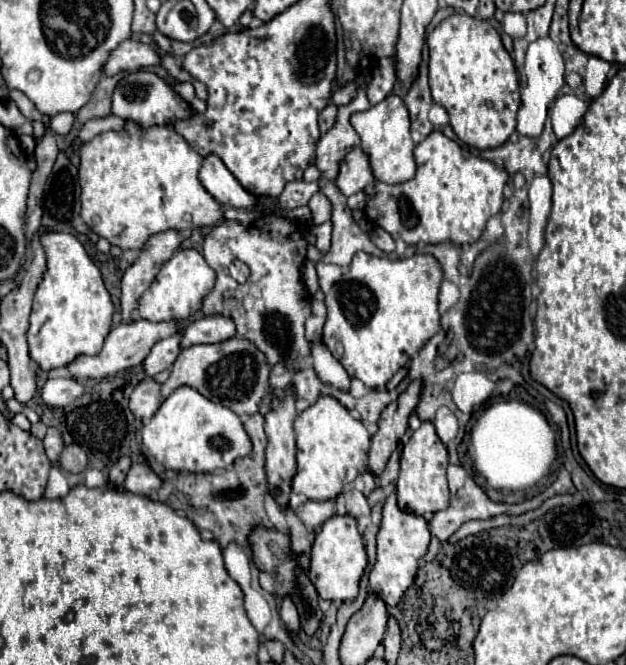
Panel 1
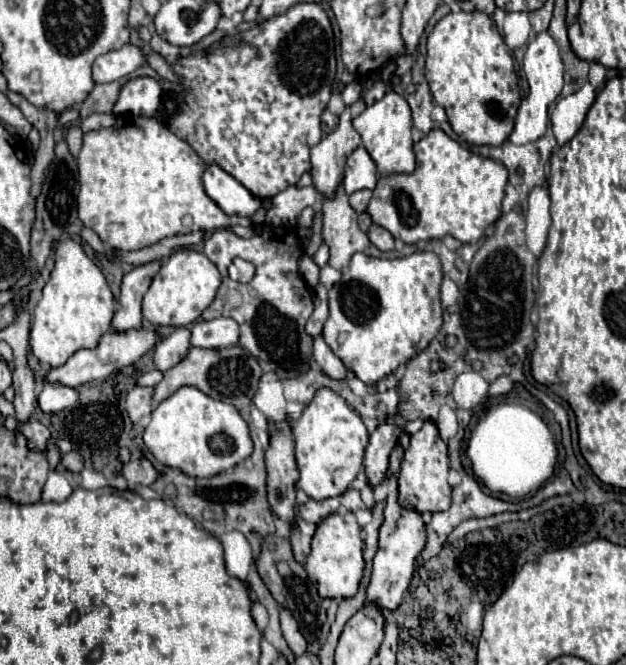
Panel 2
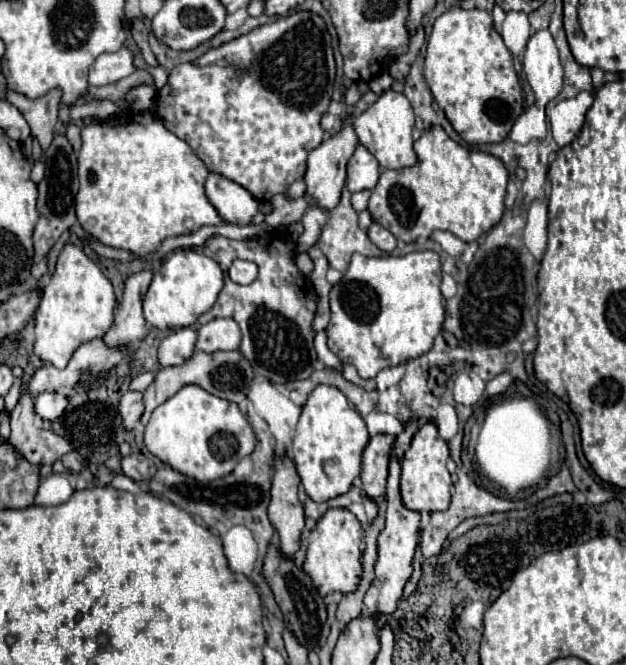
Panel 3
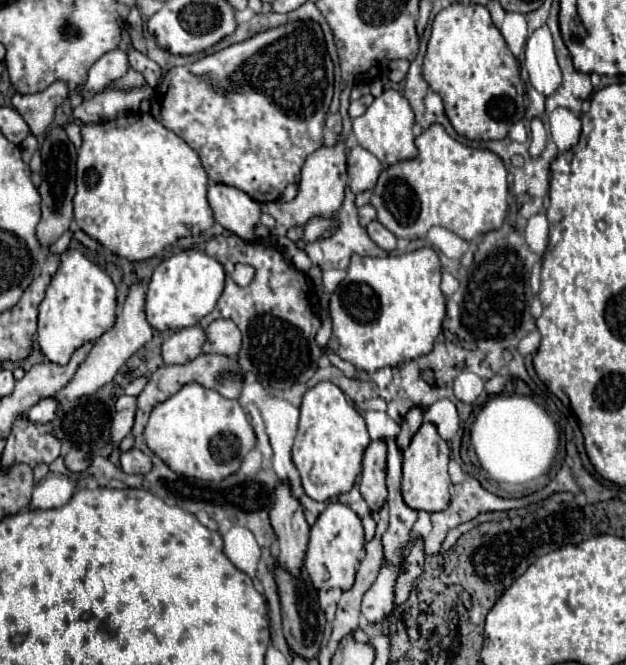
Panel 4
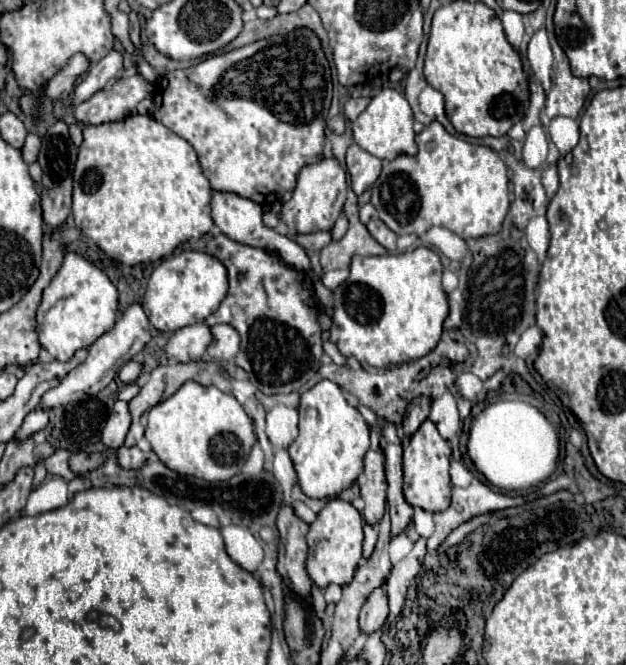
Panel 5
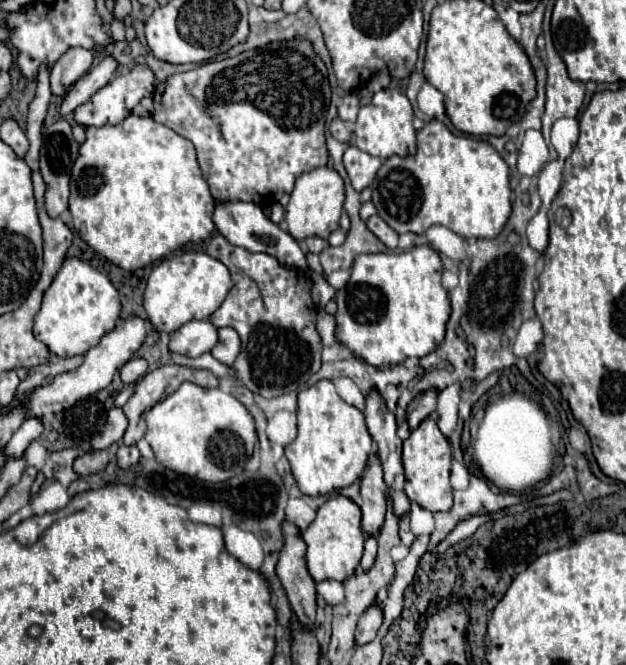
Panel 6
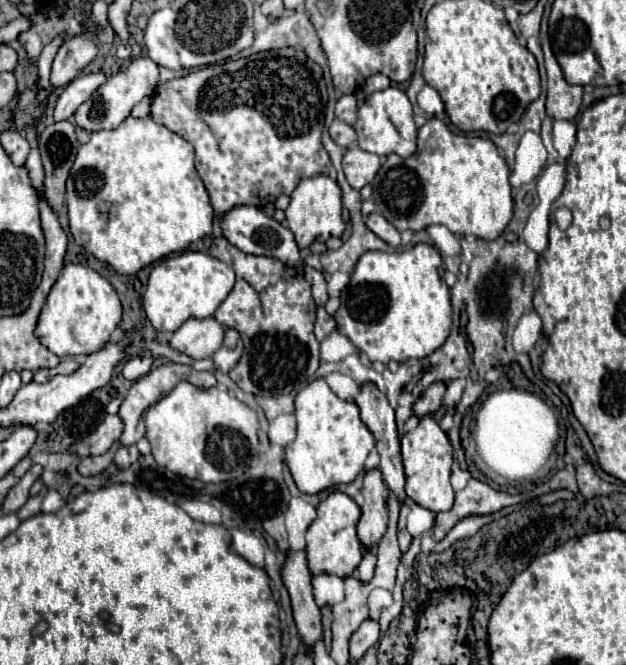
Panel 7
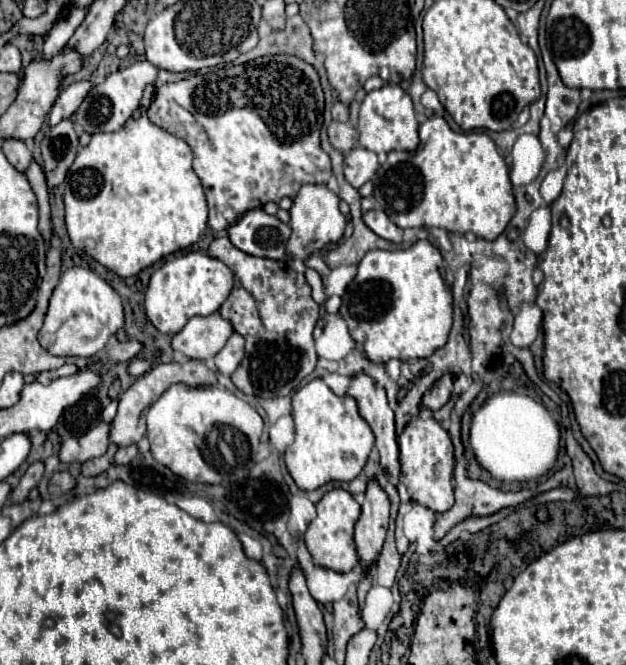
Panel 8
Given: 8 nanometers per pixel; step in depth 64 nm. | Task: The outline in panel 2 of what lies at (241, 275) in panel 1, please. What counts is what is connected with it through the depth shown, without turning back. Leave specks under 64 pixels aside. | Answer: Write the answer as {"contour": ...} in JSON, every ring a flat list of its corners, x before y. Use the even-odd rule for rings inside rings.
{"contour":[[234,258,234,262,230,264,228,268,230,272,230,278,236,280,236,282,250,282,254,278,254,264,252,262,246,262,242,258]]}

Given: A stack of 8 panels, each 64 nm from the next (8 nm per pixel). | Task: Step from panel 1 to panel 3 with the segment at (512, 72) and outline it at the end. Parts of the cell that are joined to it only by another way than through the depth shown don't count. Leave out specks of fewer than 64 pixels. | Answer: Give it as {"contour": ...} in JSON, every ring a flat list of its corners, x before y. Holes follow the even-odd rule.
{"contour":[[450,8,436,18,428,38,424,78,440,110,468,144,502,142,524,110,514,58,486,10]]}

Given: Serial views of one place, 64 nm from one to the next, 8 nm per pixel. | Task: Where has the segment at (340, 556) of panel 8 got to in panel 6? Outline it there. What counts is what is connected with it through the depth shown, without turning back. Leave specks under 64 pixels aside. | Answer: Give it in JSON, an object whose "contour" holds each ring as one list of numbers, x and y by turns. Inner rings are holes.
{"contour":[[338,494,328,498,320,508,316,520,304,530,302,540,306,542,306,560,308,572,316,582,322,580,338,580,344,582,348,576,354,574,356,566,362,558,364,548,364,532,360,526,360,508,346,496]]}

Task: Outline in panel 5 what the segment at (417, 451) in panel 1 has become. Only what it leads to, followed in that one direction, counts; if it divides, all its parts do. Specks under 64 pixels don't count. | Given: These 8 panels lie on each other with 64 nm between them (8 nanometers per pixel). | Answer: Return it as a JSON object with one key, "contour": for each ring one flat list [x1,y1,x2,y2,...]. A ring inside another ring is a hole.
{"contour":[[424,420,422,426,410,436,410,442,403,449,403,492,406,500,412,506,418,506,428,512,442,512,450,506,450,494,452,494,452,484,450,484,450,474,448,474,448,464,450,464,450,446,448,442,438,434,434,422]]}

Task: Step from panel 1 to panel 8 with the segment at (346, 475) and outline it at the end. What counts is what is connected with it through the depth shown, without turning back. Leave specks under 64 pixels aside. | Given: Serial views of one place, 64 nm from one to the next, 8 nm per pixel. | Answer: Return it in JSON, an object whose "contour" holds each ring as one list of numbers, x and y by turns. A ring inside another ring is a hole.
{"contour":[[322,378,310,380,292,396,296,440,286,448,284,462,300,490,316,490,330,480,354,480,374,446,374,434,358,414,352,396,336,396]]}

